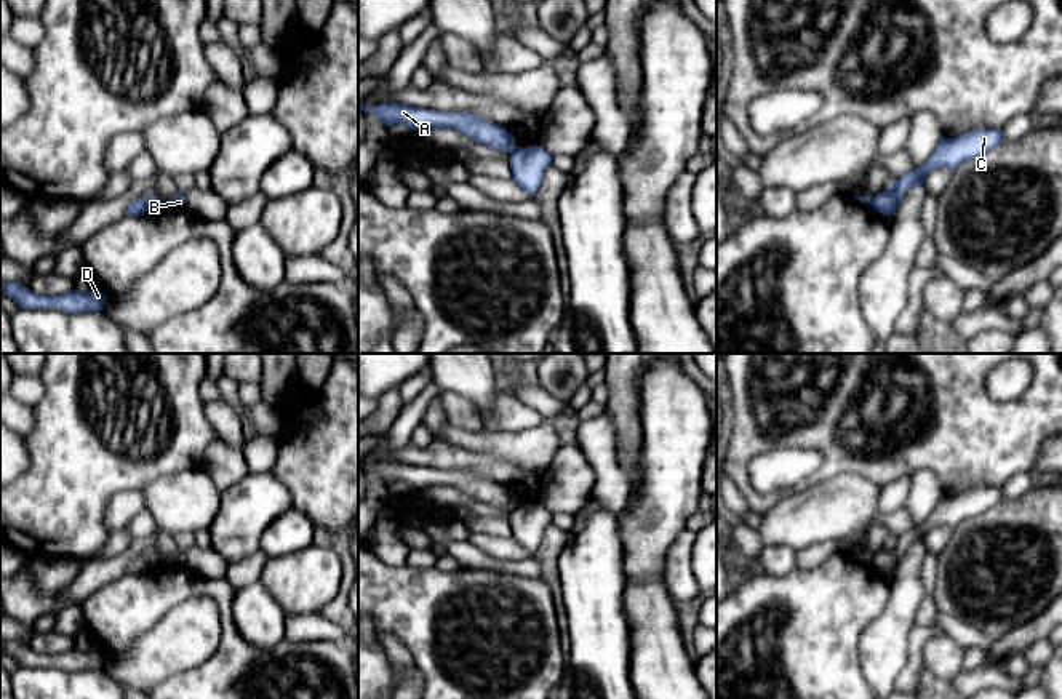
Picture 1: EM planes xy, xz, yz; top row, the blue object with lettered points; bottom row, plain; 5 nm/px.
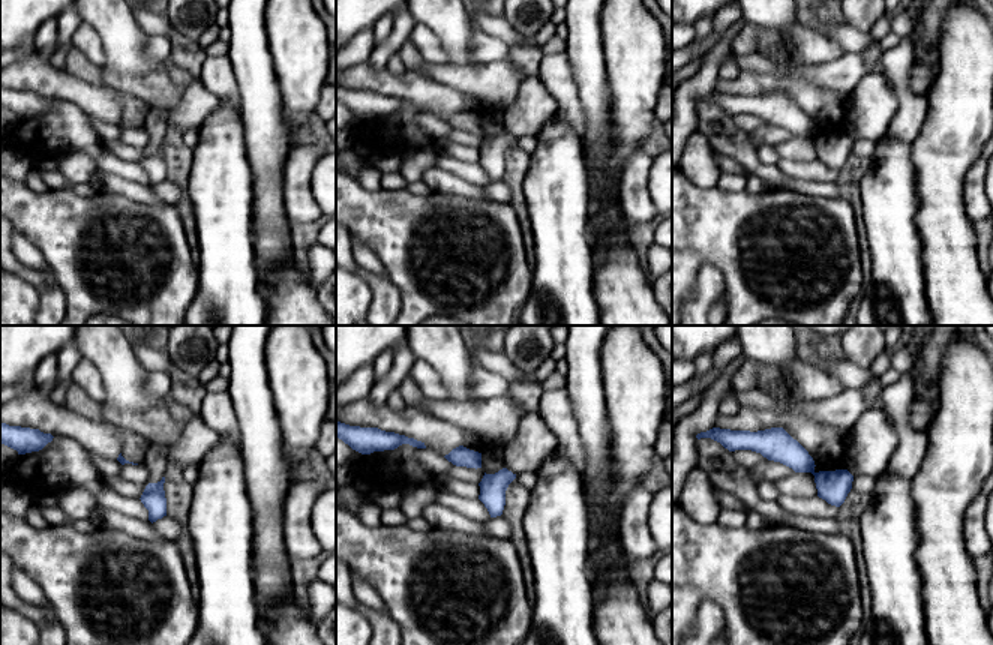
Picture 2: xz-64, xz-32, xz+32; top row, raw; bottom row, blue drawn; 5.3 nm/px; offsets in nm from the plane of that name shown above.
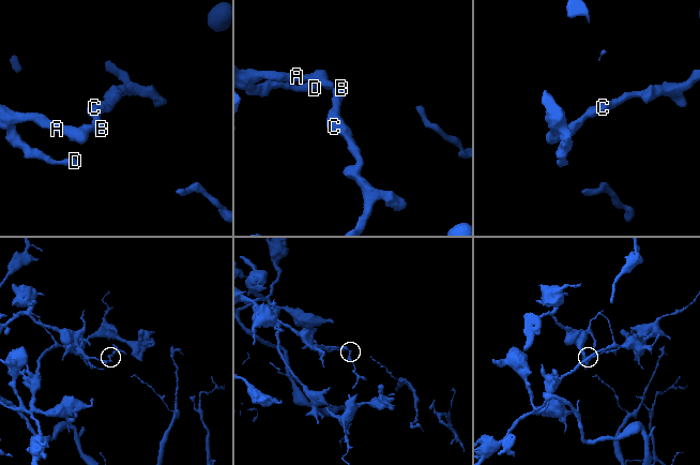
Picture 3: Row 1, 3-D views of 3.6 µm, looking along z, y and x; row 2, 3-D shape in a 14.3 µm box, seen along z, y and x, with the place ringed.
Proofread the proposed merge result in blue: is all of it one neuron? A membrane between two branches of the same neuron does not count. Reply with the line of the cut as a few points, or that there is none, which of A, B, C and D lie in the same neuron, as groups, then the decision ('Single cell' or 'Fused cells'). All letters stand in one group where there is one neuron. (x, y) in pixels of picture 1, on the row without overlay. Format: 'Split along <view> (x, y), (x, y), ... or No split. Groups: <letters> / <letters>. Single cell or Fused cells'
Split along xz (515, 506), (511, 511). Groups: A D / B C. Fused cells

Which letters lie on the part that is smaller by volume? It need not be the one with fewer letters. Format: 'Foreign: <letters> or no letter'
Foreign: B, C

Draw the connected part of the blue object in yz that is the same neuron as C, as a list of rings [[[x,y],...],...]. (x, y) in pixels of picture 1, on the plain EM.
[[[974,488],[956,496],[942,496],[931,515],[907,533],[896,537],[889,545],[870,557],[870,563],[883,574],[896,573],[905,552],[913,544],[923,544],[926,534],[937,526],[955,528],[971,517],[977,517],[1003,499],[1001,488]]]

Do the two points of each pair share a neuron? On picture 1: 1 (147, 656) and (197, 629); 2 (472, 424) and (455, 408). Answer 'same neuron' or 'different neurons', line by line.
1: same neuron
2: same neuron

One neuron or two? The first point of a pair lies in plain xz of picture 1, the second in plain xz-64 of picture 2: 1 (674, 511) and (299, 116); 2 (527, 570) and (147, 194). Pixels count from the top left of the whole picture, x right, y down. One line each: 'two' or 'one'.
1: one
2: two

